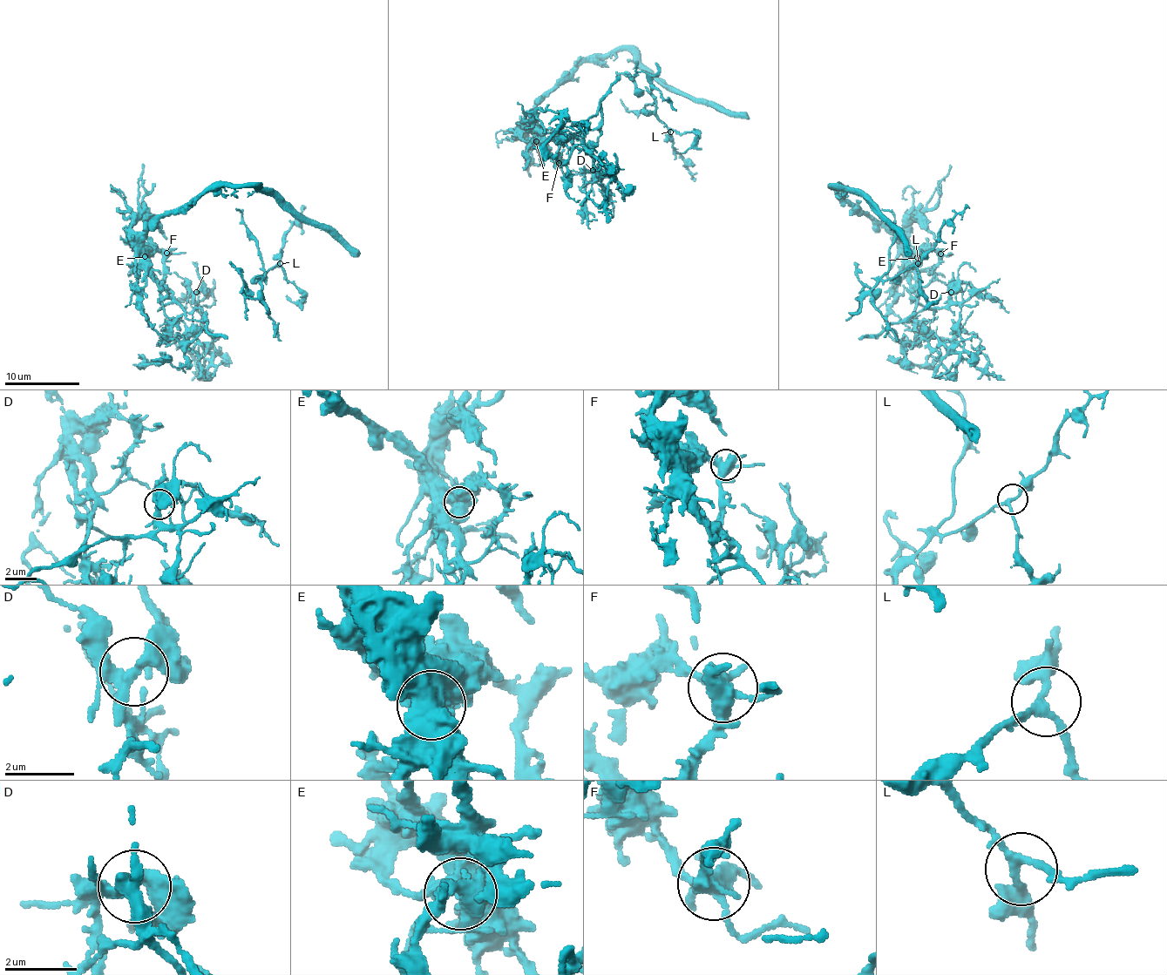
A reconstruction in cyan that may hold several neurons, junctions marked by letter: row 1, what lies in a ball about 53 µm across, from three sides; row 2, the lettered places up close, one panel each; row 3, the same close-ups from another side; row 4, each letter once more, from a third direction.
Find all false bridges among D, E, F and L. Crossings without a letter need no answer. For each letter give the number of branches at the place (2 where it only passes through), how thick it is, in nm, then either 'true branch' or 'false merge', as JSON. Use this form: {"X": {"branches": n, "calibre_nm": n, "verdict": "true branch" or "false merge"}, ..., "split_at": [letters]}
{"D": {"branches": 4, "calibre_nm": 360, "verdict": "true branch"}, "E": {"branches": 3, "calibre_nm": 600, "verdict": "false merge"}, "F": {"branches": 5, "calibre_nm": 440, "verdict": "false merge"}, "L": {"branches": 4, "calibre_nm": 200, "verdict": "true branch"}, "split_at": ["E", "F"]}

